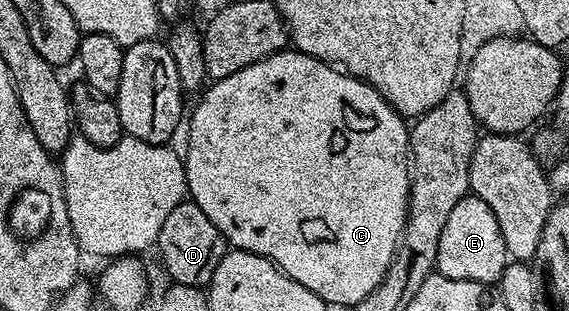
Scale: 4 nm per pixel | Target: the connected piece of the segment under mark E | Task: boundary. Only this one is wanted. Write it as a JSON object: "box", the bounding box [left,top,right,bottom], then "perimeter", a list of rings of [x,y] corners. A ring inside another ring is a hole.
{"box":[436,195,508,287],"perimeter":[[[467,195],[452,207],[448,220],[444,223],[444,231],[440,231],[438,254],[436,255],[437,272],[448,279],[468,279],[472,283],[480,283],[491,287],[497,286],[498,280],[508,264],[508,254],[500,225],[492,208],[484,200]]]}

